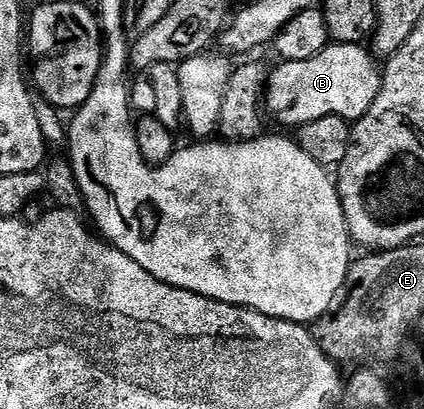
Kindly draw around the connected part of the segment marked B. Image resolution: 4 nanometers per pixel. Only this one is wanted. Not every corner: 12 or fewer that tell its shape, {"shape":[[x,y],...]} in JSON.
{"shape":[[331,42],[269,72],[264,107],[301,129],[357,121],[378,99],[380,63]]}

